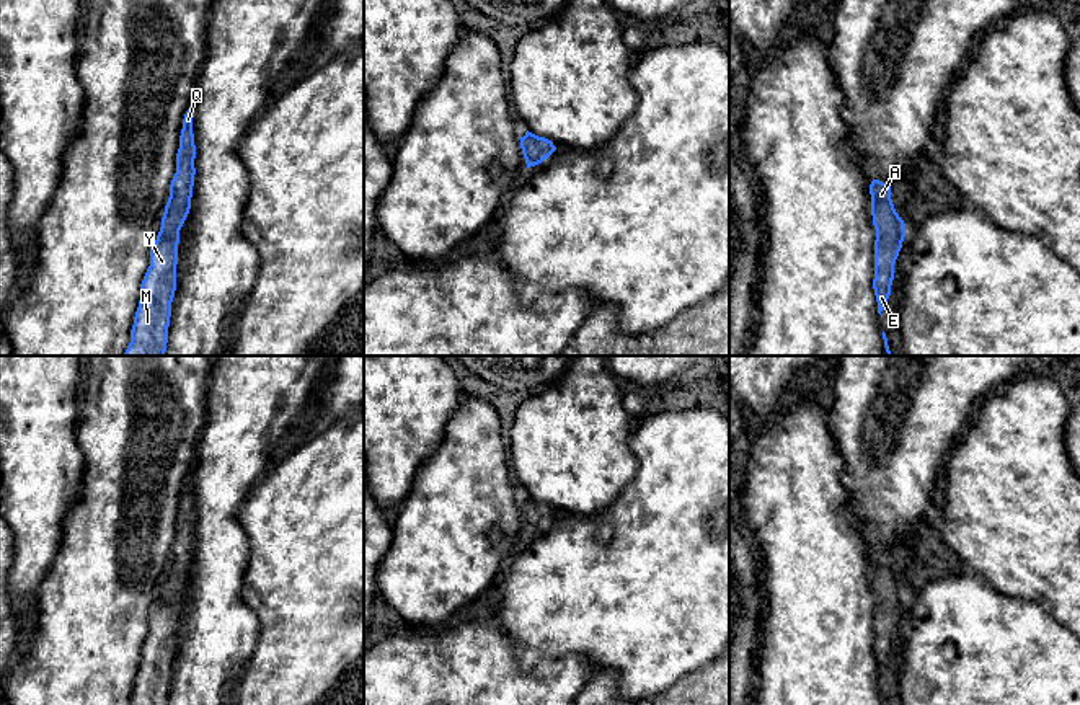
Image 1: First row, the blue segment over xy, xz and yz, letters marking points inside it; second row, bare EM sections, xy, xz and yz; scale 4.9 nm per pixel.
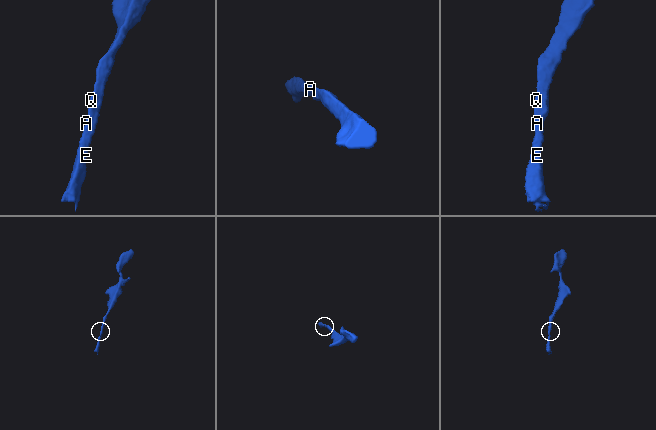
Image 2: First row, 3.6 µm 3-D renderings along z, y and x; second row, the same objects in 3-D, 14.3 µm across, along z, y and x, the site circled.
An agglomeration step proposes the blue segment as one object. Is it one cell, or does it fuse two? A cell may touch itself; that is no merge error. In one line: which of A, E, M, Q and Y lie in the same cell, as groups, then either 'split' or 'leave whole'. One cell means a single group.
groups A E M Q Y; leave whole

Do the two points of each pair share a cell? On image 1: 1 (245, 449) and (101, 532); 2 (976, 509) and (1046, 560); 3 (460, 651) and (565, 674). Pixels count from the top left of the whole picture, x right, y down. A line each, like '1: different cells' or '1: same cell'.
1: different cells
2: same cell
3: same cell

